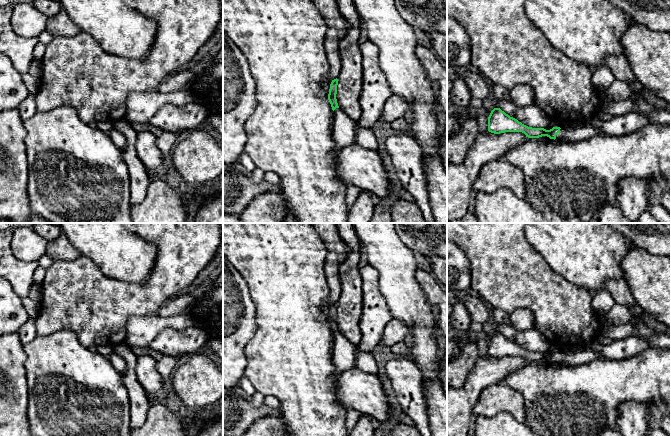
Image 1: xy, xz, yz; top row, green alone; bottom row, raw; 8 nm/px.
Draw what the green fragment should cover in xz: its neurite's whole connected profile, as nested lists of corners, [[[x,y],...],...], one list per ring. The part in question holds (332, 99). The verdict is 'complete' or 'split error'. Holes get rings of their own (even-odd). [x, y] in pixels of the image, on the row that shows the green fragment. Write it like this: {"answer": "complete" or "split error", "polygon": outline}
{"answer": "split error", "polygon": [[[338,79],[332,80],[330,84],[328,100],[333,110],[333,141],[336,147],[344,148],[356,144],[357,122],[344,114],[338,106],[337,94]]]}

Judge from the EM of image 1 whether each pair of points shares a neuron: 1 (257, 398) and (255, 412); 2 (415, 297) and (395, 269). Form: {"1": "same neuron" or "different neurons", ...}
{"1": "different neurons", "2": "same neuron"}

